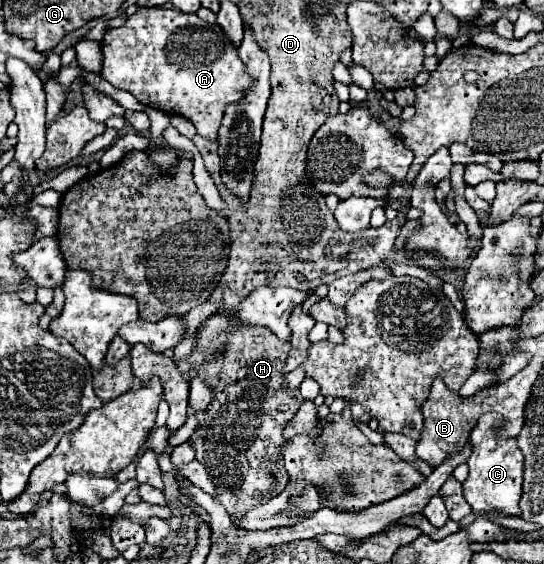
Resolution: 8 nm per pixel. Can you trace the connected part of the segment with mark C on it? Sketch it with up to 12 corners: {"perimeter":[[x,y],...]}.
{"perimeter":[[499,413],[471,431],[463,495],[473,511],[517,515],[523,453]]}

